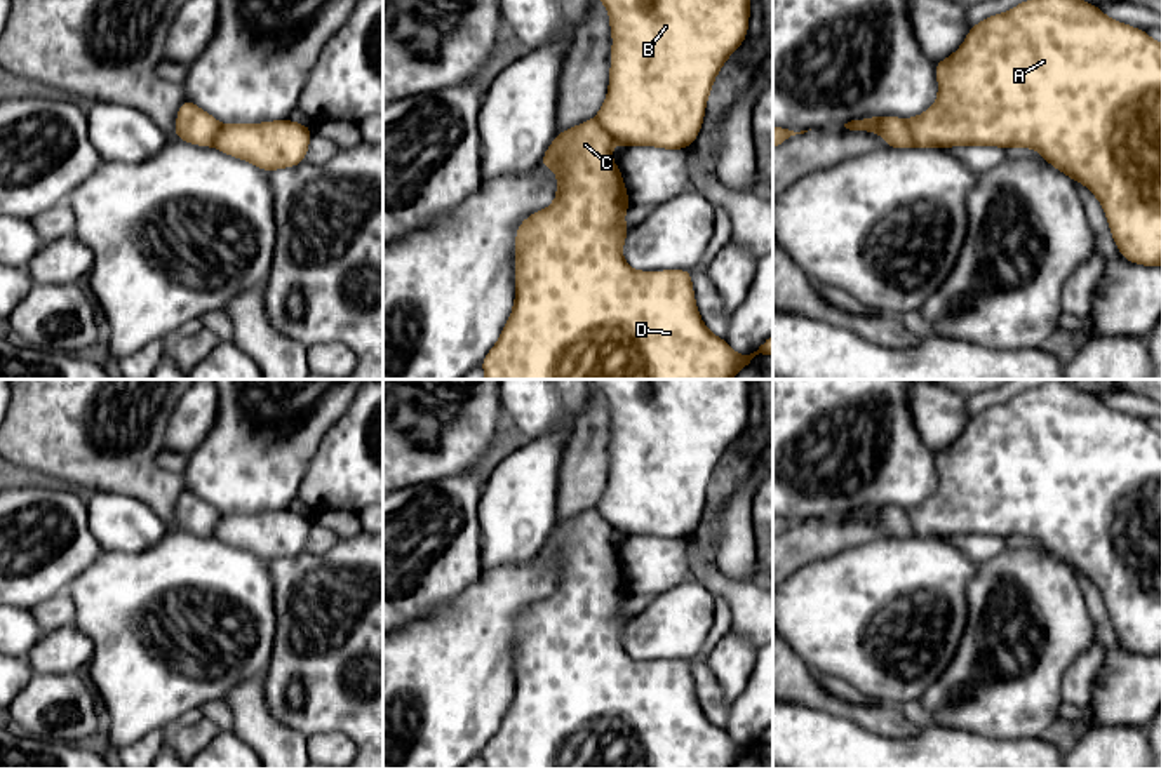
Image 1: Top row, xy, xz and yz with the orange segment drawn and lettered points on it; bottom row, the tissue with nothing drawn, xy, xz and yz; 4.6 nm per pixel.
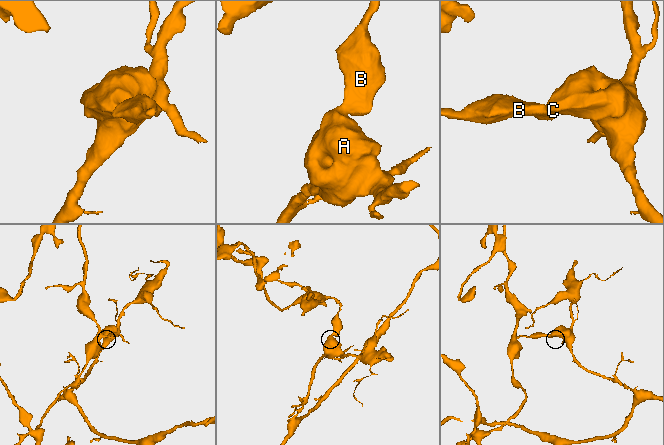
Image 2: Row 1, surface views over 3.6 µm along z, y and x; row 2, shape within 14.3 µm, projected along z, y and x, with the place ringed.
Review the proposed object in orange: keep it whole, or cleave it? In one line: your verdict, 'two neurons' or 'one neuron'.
two neurons

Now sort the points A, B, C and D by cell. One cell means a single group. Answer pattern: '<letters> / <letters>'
A C D / B

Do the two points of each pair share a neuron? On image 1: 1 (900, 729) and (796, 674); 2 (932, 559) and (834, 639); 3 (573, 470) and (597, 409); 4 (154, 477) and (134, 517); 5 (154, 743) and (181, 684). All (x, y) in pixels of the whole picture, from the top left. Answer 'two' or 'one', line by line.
1: one
2: one
3: one
4: two
5: two

